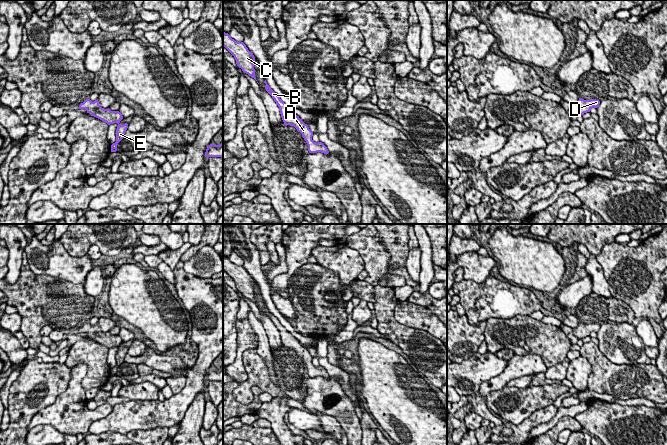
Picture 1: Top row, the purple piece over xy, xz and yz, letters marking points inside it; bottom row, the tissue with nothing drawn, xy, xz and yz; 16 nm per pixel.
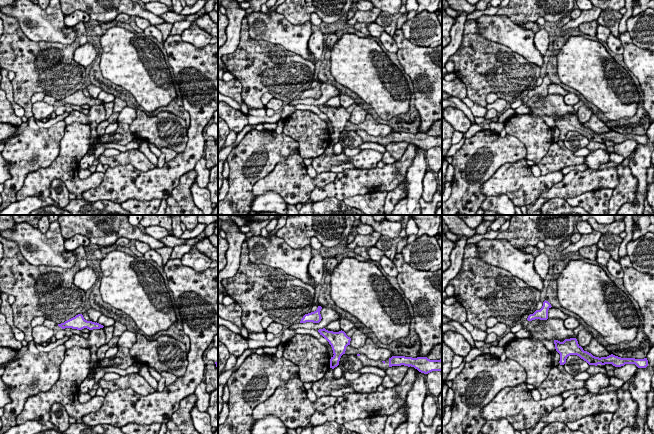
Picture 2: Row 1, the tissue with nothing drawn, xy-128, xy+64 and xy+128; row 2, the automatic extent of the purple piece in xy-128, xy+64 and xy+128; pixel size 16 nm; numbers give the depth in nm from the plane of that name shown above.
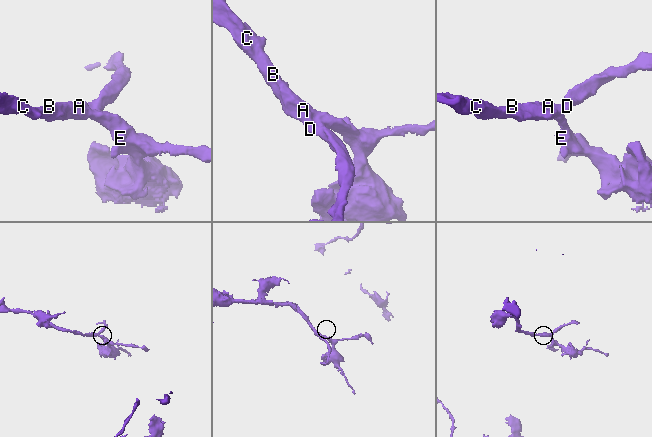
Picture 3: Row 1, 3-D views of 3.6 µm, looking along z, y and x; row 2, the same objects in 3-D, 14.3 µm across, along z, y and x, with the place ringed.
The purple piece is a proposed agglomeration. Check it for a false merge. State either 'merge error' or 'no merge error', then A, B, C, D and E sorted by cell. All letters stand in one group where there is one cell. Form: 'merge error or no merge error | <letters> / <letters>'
no merge error | A B C D E

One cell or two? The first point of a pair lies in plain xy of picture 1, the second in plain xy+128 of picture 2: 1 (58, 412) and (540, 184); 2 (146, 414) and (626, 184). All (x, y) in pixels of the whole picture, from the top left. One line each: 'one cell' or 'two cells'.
1: one cell
2: two cells

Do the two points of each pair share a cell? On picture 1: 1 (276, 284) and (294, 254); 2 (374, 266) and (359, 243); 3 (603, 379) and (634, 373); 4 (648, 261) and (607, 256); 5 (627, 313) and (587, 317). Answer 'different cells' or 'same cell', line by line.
1: same cell
2: same cell
3: same cell
4: same cell
5: same cell

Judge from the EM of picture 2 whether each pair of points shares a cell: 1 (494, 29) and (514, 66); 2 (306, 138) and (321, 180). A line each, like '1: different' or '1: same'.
1: different
2: different

